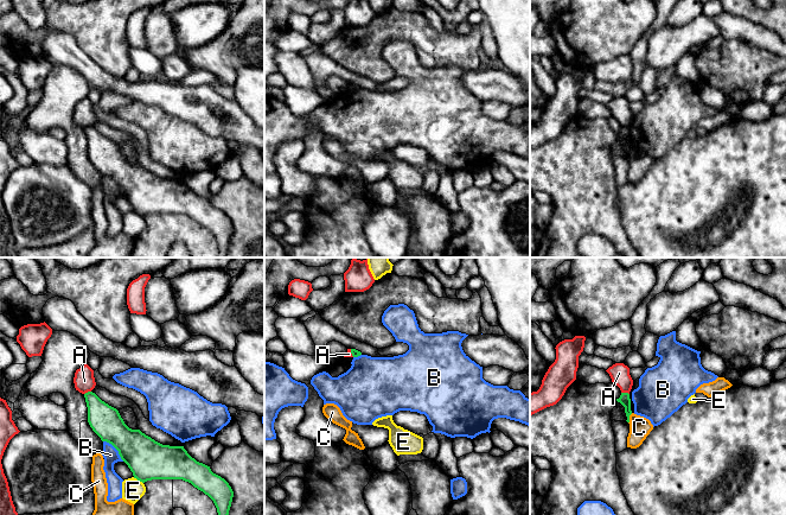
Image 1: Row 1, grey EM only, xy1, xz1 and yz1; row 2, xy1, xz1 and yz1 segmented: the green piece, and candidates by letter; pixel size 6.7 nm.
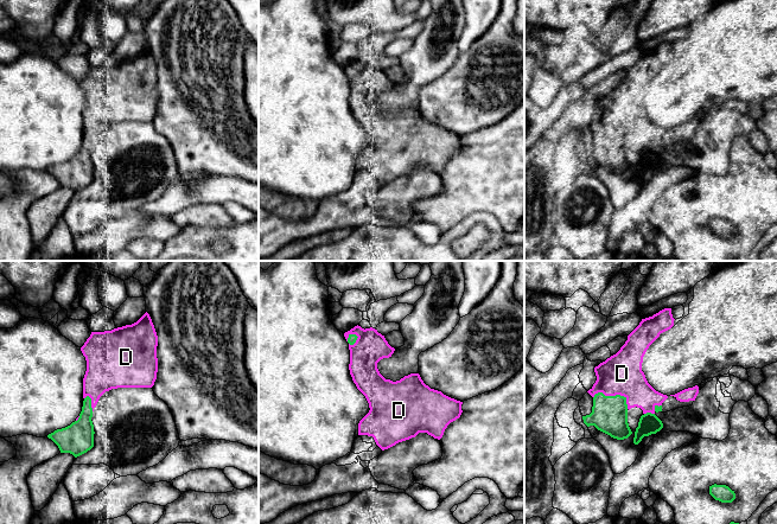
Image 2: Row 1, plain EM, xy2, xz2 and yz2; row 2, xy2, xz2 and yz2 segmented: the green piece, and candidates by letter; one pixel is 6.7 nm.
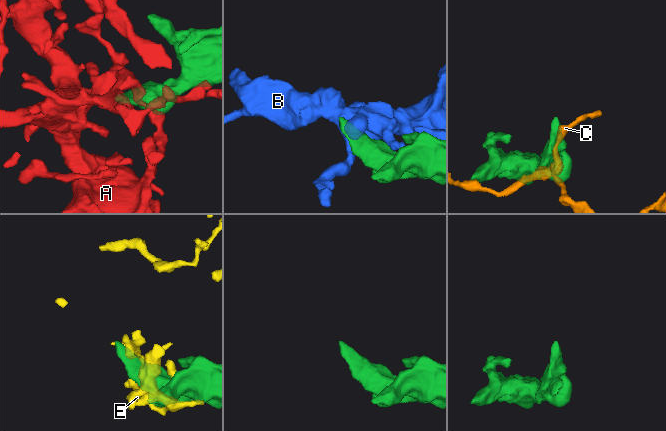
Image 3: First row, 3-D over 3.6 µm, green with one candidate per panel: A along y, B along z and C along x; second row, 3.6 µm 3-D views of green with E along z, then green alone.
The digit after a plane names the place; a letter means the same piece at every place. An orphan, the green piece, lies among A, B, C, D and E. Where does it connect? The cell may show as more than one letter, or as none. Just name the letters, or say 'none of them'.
D

